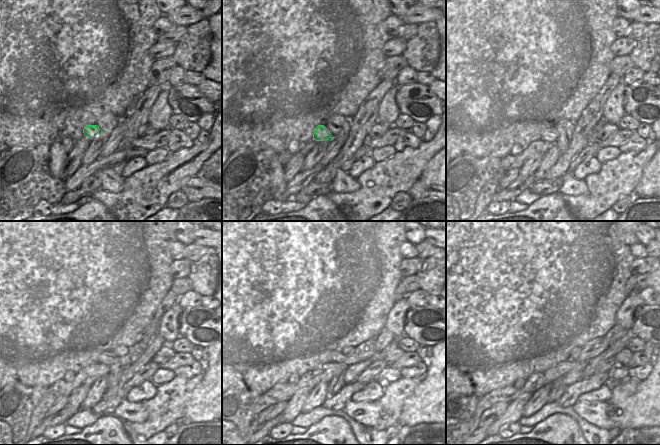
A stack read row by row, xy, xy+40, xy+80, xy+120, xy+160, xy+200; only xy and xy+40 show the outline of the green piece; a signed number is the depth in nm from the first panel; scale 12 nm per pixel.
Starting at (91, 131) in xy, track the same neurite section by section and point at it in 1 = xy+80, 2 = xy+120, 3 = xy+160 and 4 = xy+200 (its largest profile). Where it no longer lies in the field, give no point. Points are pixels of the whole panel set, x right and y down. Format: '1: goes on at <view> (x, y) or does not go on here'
1: goes on at xy+80 (550, 135)
2: goes on at xy+120 (136, 351)
3: goes on at xy+160 (365, 350)
4: goes on at xy+200 (592, 349)

